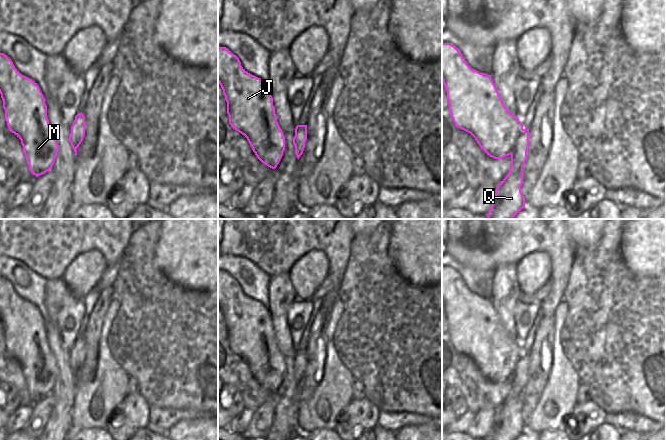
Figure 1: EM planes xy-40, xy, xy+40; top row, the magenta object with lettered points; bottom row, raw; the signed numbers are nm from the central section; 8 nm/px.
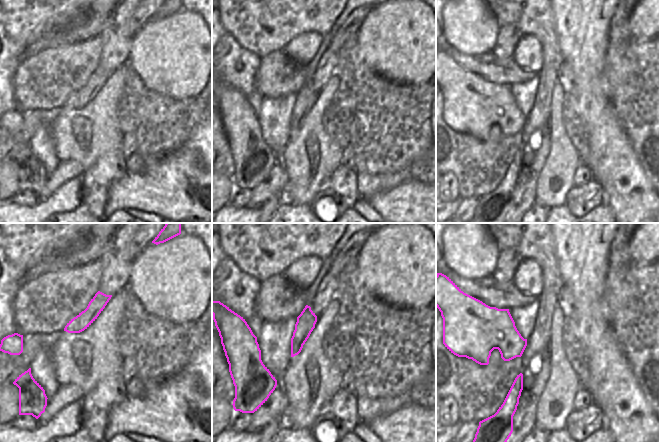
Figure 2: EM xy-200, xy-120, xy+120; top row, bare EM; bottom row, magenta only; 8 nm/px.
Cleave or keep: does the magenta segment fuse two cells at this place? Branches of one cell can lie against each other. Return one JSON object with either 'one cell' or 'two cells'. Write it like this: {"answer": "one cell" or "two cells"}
{"answer": "two cells"}

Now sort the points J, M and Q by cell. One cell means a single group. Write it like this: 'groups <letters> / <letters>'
groups J M / Q

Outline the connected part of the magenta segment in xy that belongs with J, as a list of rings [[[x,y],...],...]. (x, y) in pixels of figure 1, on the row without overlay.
[[[218,271],[218,307],[227,326],[229,348],[247,362],[262,387],[275,393],[285,374],[285,360],[277,346],[269,309],[248,297],[239,282],[226,271]]]

